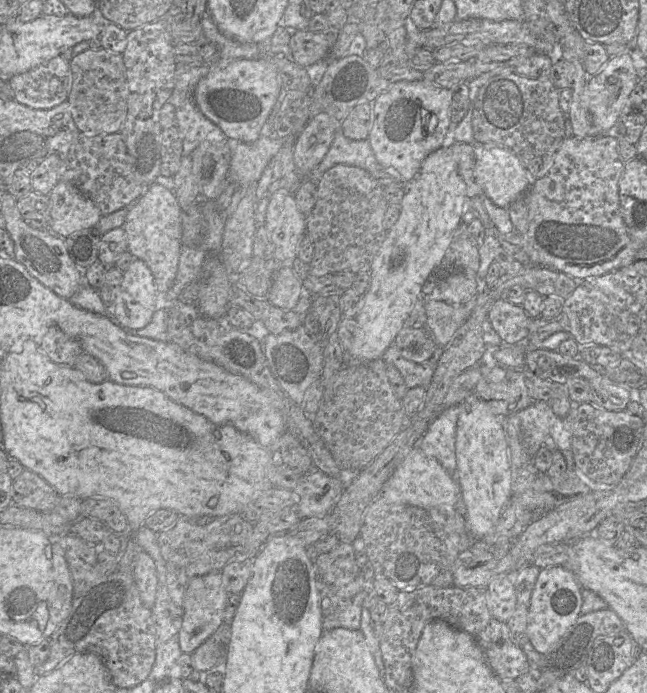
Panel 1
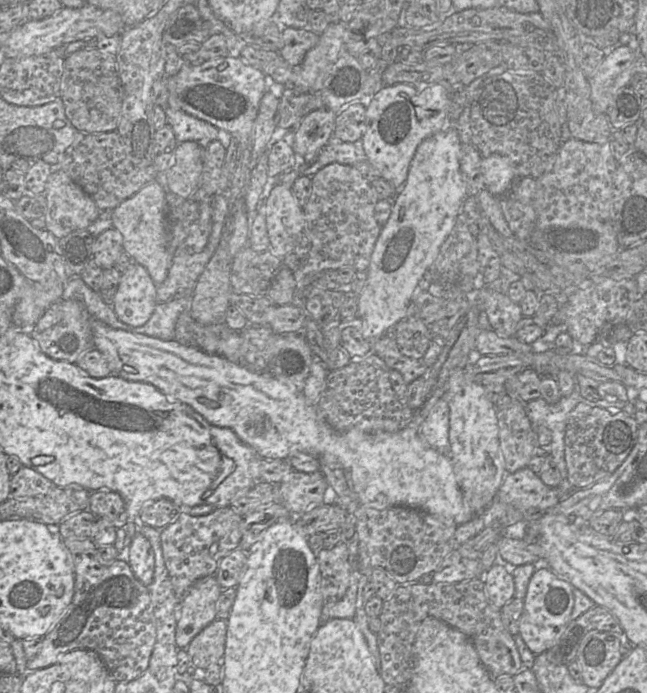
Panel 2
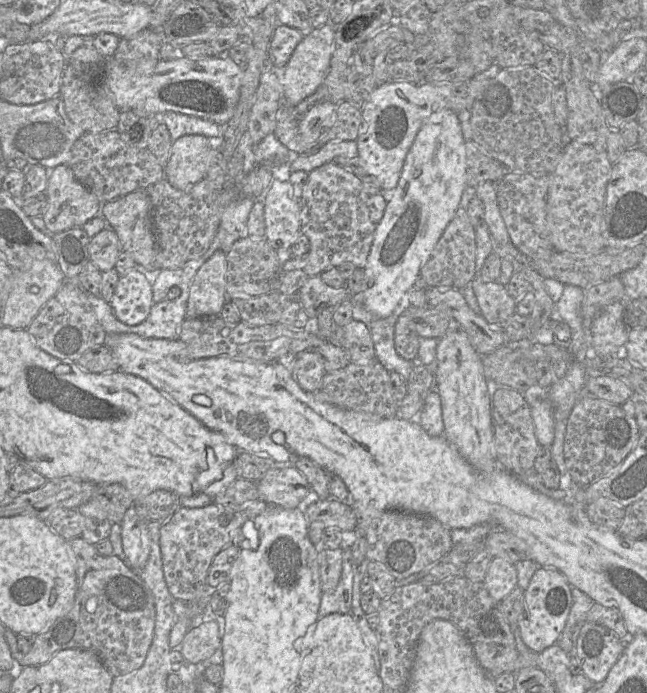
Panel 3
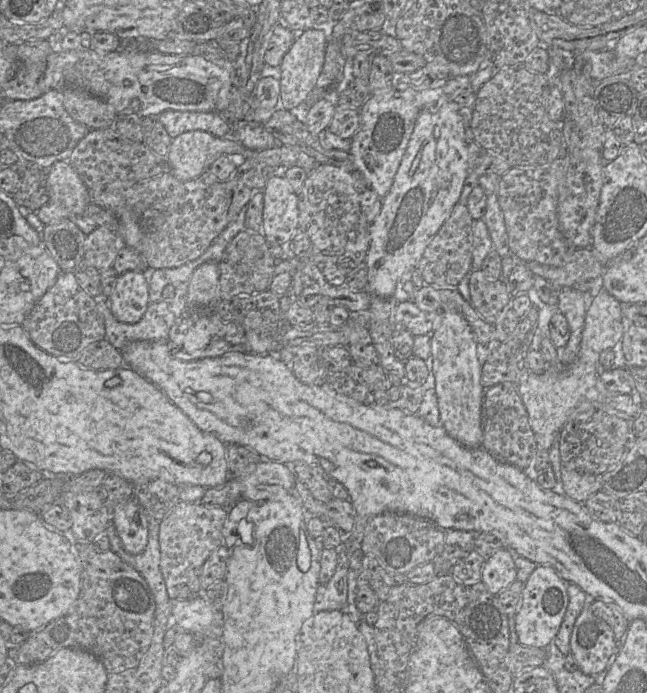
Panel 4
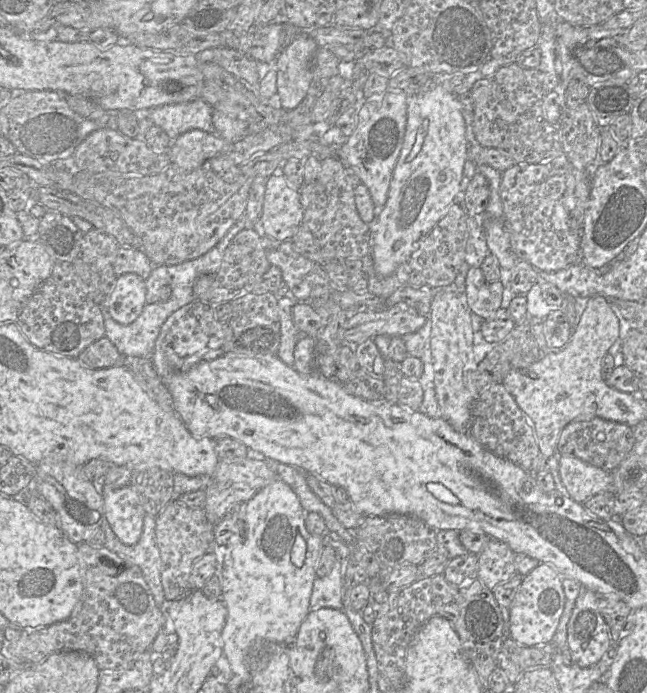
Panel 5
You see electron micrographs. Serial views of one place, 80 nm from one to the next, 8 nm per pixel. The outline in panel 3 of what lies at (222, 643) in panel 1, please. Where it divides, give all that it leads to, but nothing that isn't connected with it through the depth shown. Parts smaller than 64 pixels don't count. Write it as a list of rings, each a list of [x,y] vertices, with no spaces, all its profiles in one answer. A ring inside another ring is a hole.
[[[215,620],[204,621],[190,629],[179,647],[189,664],[205,666],[221,647],[221,636]]]

